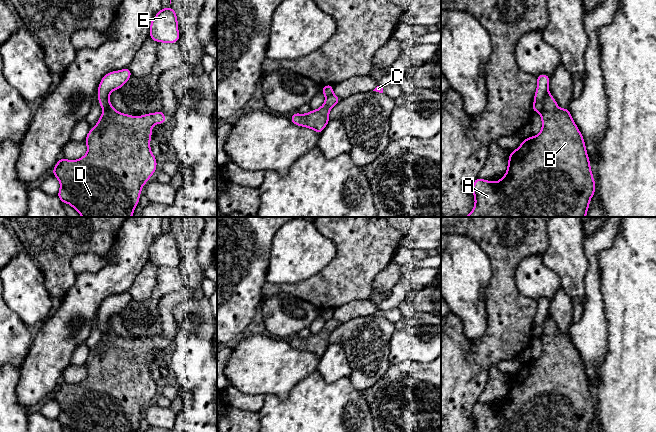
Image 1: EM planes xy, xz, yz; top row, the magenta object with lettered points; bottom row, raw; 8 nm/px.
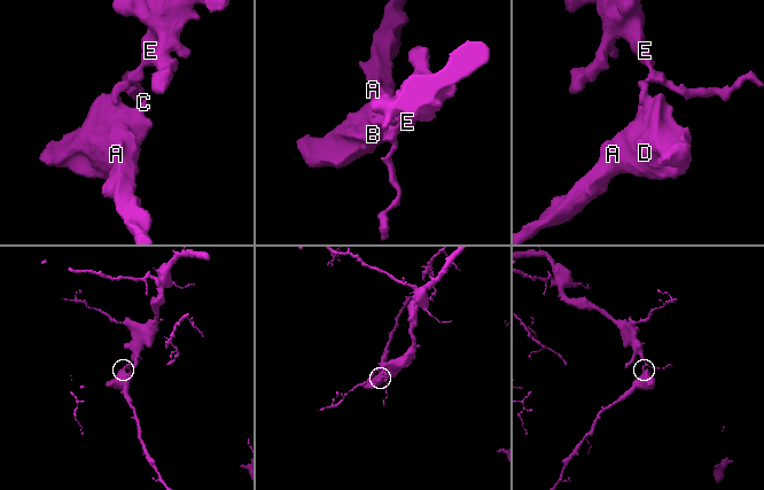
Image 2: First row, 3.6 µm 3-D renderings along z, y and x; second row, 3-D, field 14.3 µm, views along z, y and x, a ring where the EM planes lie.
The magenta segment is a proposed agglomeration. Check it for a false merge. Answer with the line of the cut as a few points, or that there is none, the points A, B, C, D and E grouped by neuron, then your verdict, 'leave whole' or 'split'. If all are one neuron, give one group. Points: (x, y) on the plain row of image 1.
yz (549, 316), (539, 336) | A B C D / E | split

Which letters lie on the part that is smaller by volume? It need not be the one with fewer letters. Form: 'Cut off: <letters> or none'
Cut off: A, B, C, D

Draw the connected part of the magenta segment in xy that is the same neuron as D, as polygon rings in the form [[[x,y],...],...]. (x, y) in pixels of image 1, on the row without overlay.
[[[108,323],[96,350],[90,352],[84,364],[87,377],[77,384],[61,381],[53,392],[52,399],[60,407],[57,421],[62,428],[67,427],[72,432],[136,432],[143,409],[149,405],[157,392],[156,380],[152,378],[150,371],[152,351],[166,347],[166,344],[163,335],[143,338],[139,341],[121,337],[113,332]]]

